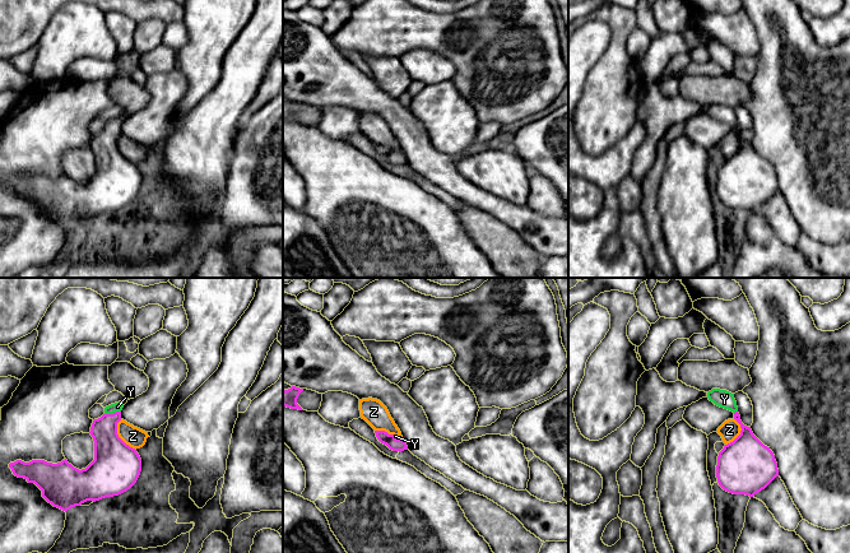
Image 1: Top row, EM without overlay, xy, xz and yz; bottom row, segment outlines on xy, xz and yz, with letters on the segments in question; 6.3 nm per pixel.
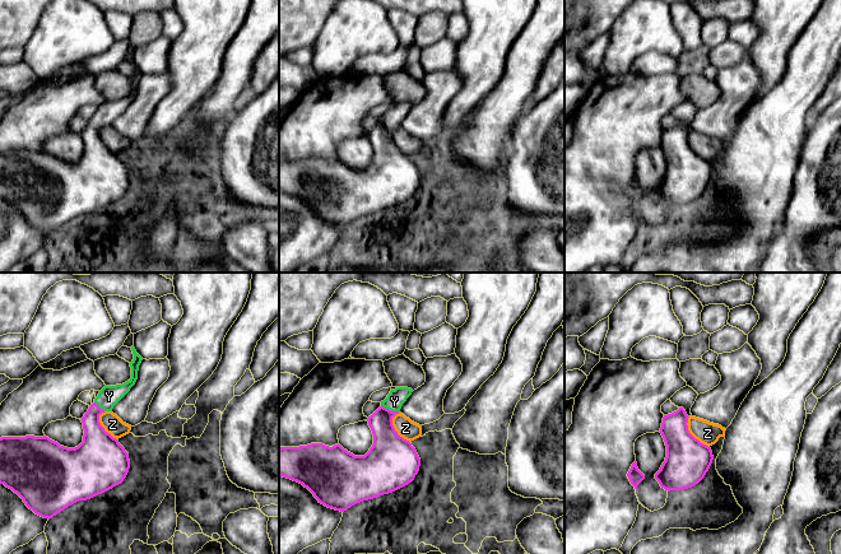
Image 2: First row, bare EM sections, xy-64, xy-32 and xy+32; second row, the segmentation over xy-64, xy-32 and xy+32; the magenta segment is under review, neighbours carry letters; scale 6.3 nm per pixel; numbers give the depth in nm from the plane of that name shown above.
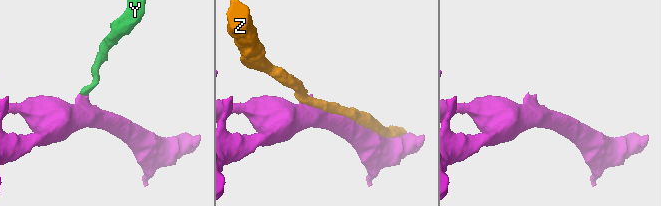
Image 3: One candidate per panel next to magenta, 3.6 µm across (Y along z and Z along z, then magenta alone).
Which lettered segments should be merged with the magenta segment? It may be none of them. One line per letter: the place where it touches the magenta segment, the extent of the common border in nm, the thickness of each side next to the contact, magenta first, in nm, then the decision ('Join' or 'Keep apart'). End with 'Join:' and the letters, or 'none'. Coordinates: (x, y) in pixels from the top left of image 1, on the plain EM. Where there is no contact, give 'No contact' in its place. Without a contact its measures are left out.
Y: Touches magenta at xy (112, 129). Shared border 110 nm. Thickness 220 nm (magenta) against 60 nm. Join
Z: Touches magenta at xy (117, 150). Shared border 220 nm. Thickness 300 nm (magenta) against 130 nm. Keep apart
Join: Y

